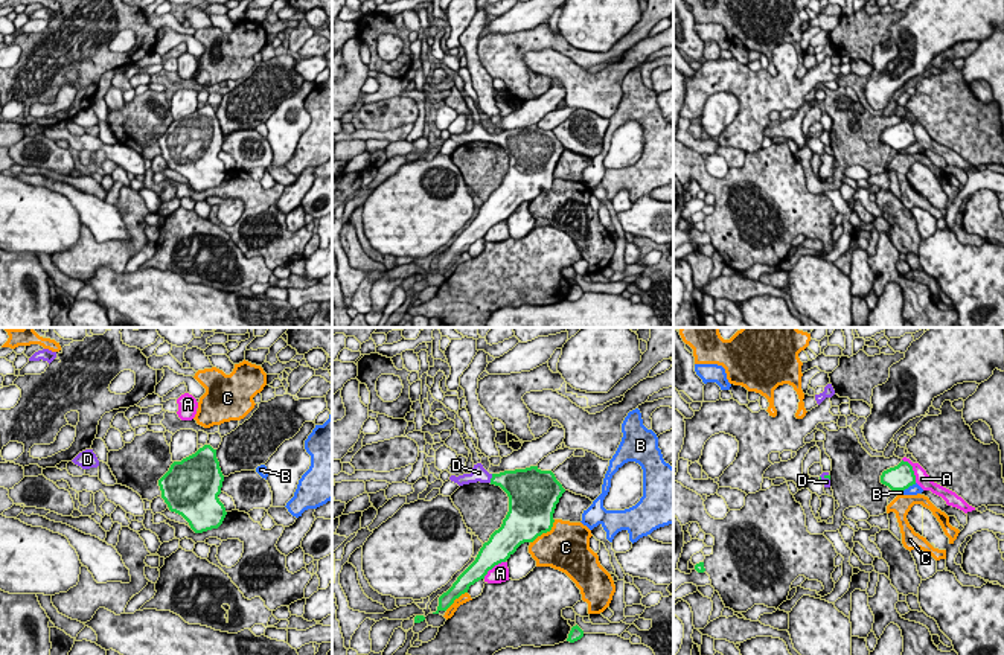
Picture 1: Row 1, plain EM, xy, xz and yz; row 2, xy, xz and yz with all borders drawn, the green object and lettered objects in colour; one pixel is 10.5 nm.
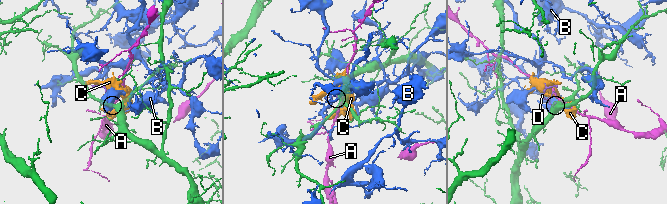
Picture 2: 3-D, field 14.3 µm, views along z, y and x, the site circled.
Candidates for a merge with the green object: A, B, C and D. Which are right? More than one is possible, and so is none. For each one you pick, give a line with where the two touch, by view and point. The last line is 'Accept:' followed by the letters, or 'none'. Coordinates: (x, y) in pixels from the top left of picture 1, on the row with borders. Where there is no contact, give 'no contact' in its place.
D: contact xz (491, 479)
Accept: D

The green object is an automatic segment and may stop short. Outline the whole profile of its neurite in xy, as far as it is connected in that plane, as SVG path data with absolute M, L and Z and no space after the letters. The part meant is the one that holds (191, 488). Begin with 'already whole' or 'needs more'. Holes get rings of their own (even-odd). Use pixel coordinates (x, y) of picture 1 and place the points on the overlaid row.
already whole; M204 445L181 462L174 462L158 486L169 510L181 515L195 533L203 533L218 529L227 515L218 498L222 481L216 449Z

